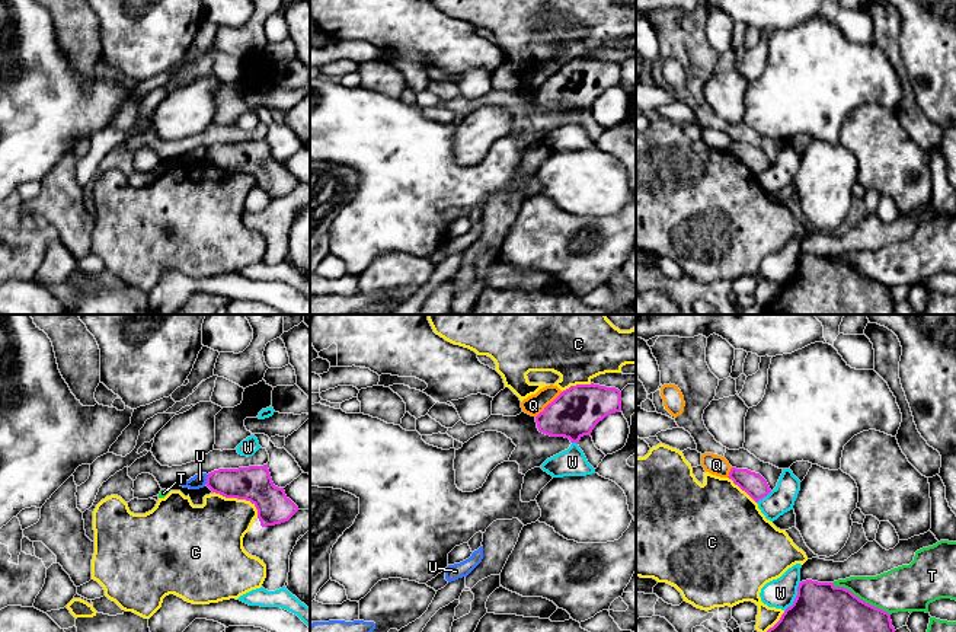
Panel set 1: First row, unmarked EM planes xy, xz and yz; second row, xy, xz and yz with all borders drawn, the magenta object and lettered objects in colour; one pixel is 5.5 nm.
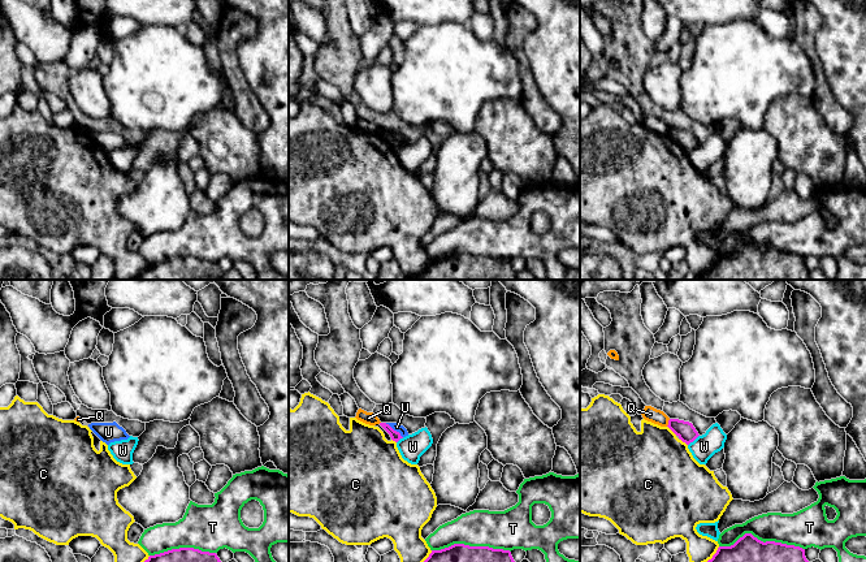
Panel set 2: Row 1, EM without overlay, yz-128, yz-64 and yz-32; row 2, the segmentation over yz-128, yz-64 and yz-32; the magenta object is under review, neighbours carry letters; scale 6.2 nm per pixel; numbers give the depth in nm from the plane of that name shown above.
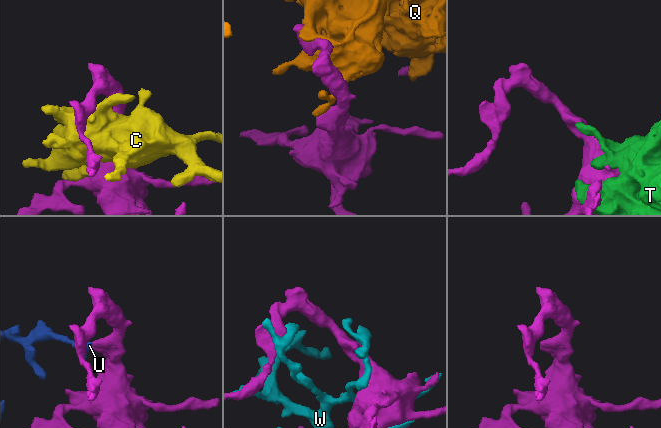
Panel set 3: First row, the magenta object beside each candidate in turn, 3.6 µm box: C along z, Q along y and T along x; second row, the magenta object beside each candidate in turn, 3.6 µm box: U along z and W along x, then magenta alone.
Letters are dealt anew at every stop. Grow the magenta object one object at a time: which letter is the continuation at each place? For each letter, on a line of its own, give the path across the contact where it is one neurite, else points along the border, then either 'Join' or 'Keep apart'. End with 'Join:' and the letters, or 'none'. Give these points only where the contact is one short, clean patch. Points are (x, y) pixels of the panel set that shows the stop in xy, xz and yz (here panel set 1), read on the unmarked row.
C: Keep apart
Q: Keep apart
T: Keep apart
U: Boundary: xy (208, 149), (204, 158). Keep apart
W: Keep apart
Join: none

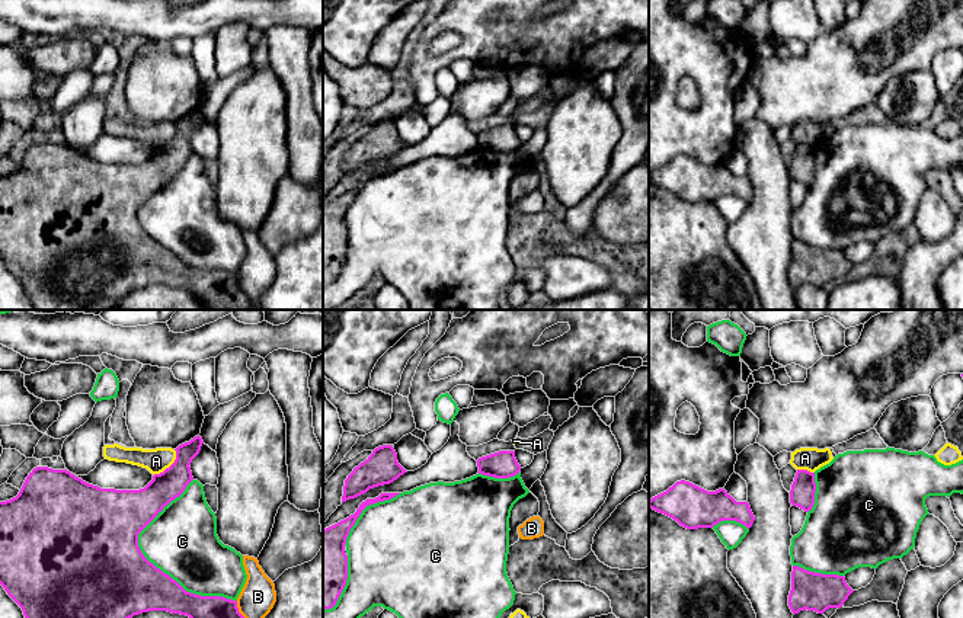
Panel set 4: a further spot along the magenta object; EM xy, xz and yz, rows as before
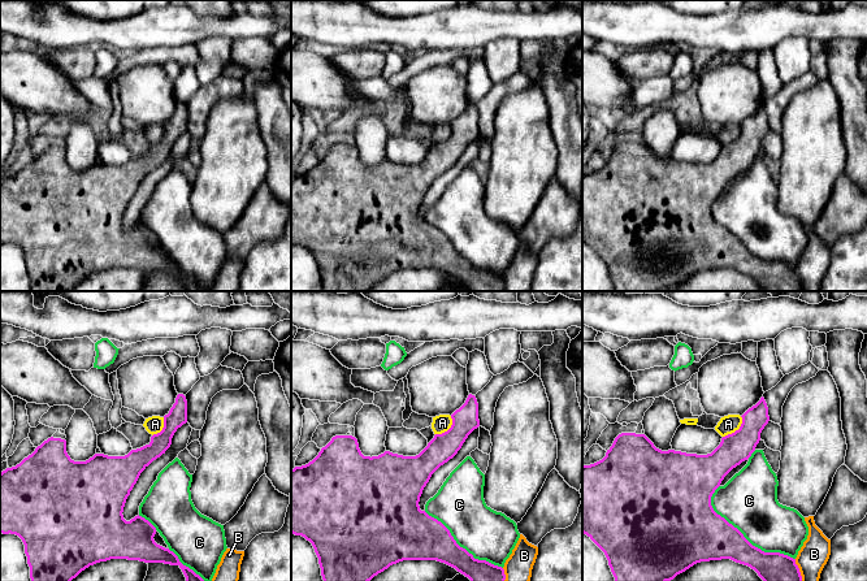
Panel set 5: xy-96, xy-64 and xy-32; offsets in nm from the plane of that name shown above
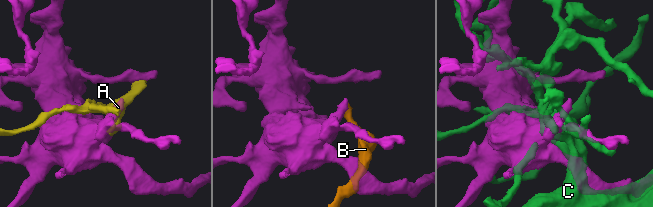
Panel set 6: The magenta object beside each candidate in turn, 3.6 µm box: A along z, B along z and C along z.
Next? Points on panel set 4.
A: Keep apart
B: Keep apart
C: Keep apart
Join: none

